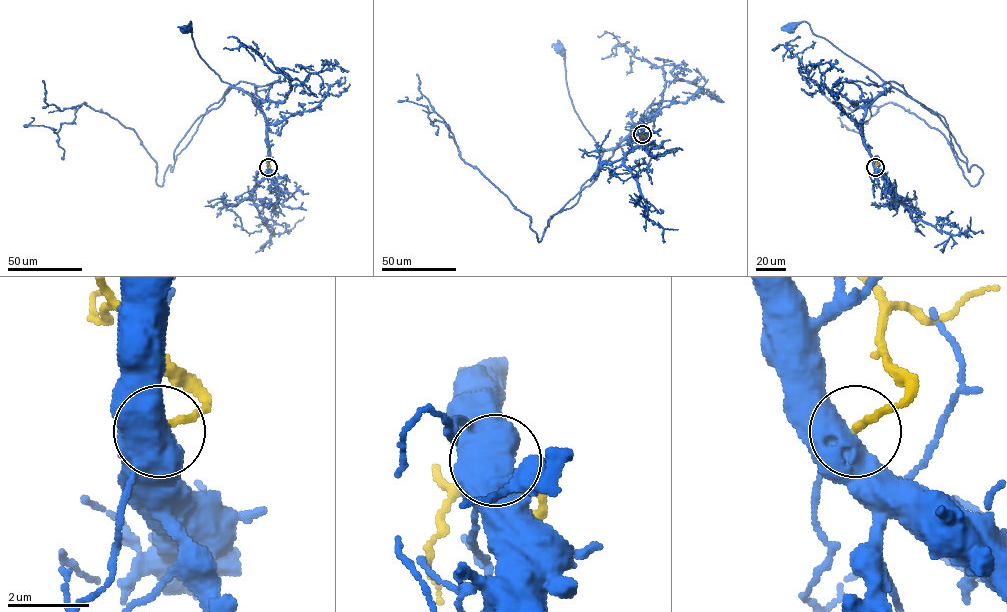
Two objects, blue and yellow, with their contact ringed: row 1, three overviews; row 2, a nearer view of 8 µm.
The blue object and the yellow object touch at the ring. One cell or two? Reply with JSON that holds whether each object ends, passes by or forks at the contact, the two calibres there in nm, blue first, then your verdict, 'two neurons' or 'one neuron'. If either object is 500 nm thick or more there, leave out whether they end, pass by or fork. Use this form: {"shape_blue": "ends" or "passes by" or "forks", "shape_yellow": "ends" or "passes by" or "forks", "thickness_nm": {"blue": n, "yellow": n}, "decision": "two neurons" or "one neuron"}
{"thickness_nm": {"blue": 800, "yellow": 170}, "decision": "two neurons"}

